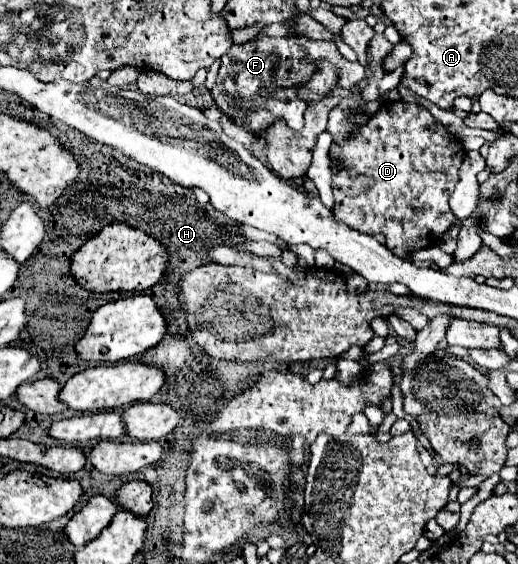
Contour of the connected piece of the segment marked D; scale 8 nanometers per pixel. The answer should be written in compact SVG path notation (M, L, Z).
M387 101L379 107L379 111L369 119L369 125L351 137L347 143L333 145L331 153L337 153L341 161L345 161L345 169L333 175L333 197L335 209L333 215L337 221L345 221L349 227L361 233L383 233L385 245L391 253L405 257L405 253L427 247L451 227L457 225L455 215L449 209L449 197L453 187L457 185L459 165L463 161L465 151L457 141L425 107L405 101Z

